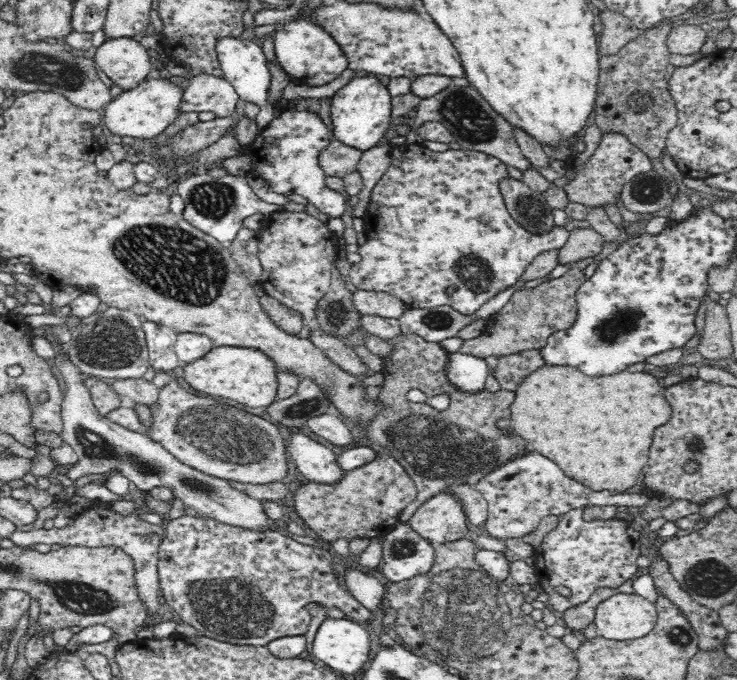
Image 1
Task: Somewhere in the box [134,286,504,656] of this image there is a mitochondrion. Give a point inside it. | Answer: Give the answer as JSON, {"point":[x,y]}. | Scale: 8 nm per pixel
{"point":[223,435]}

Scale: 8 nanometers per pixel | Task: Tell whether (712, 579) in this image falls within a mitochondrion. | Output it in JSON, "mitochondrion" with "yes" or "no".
{"mitochondrion":"yes"}

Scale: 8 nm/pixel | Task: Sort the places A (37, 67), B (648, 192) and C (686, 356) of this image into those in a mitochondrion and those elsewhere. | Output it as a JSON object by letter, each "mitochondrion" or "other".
{"A":"mitochondrion","B":"mitochondrion","C":"other"}

